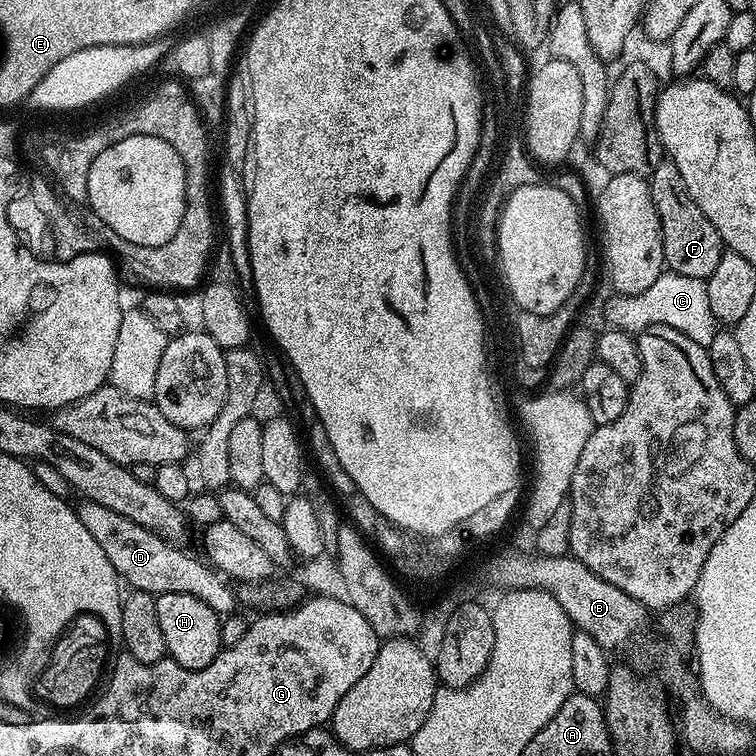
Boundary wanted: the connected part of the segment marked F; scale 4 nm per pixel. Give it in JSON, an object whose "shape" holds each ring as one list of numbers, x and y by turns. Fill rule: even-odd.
{"shape":[[660,159,647,181,662,226,662,246,667,271,686,274,686,278,707,280,710,274,714,274,714,270,718,270,718,262,726,251,723,238,718,230,714,230,710,218,706,218,706,214,702,214,702,210,698,210,696,203,688,197,682,174,678,174,678,166,674,166,672,160]]}

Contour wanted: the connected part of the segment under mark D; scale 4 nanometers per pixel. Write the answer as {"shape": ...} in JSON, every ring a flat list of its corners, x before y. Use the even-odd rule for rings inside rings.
{"shape":[[81,499,79,503,76,513,82,526,86,526,86,530,90,530,91,536,97,540,98,546,102,546,106,558,110,558,110,566,114,566,117,576,129,589,153,594,194,594,194,598,206,602,206,606,210,606,210,610,217,614,232,614,237,611,238,596,233,585,199,555,196,557,183,552,179,543,162,539,158,534,146,530,146,526,130,522,130,518,122,518,122,514,106,510,106,506,98,506,98,502]]}

